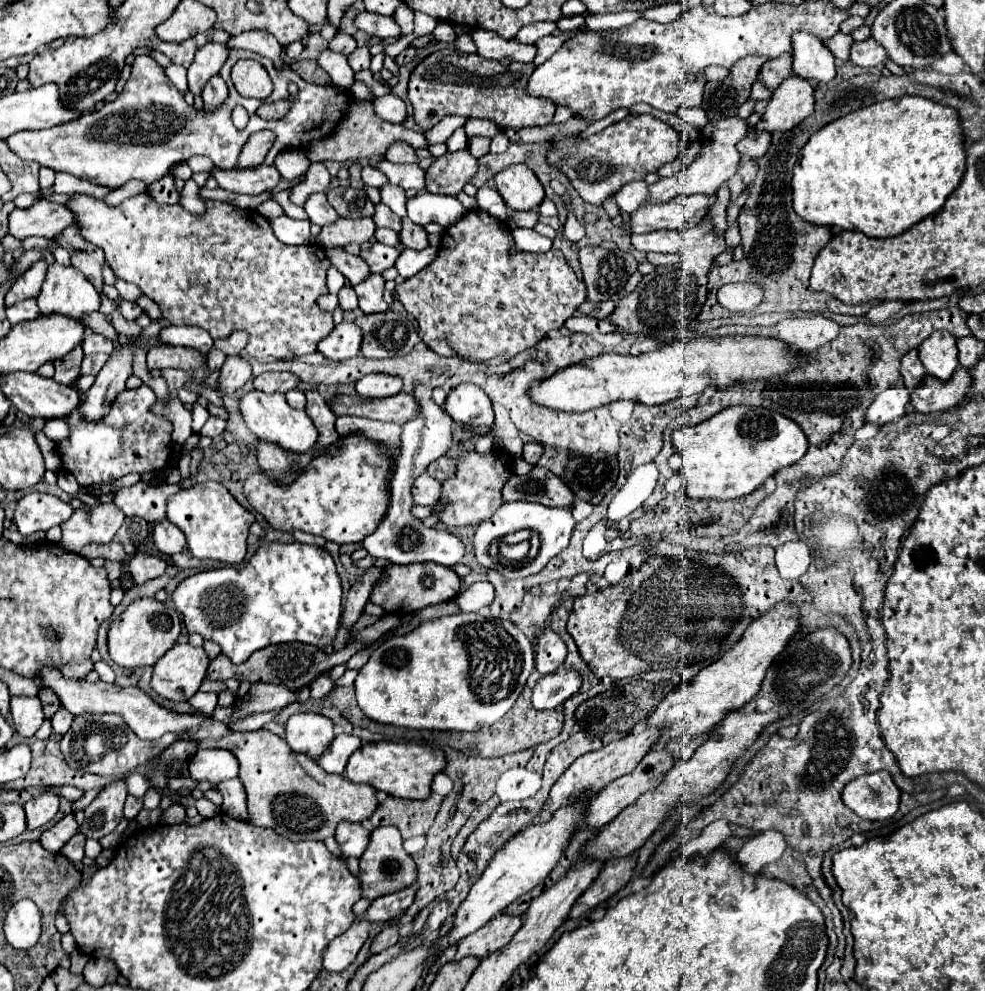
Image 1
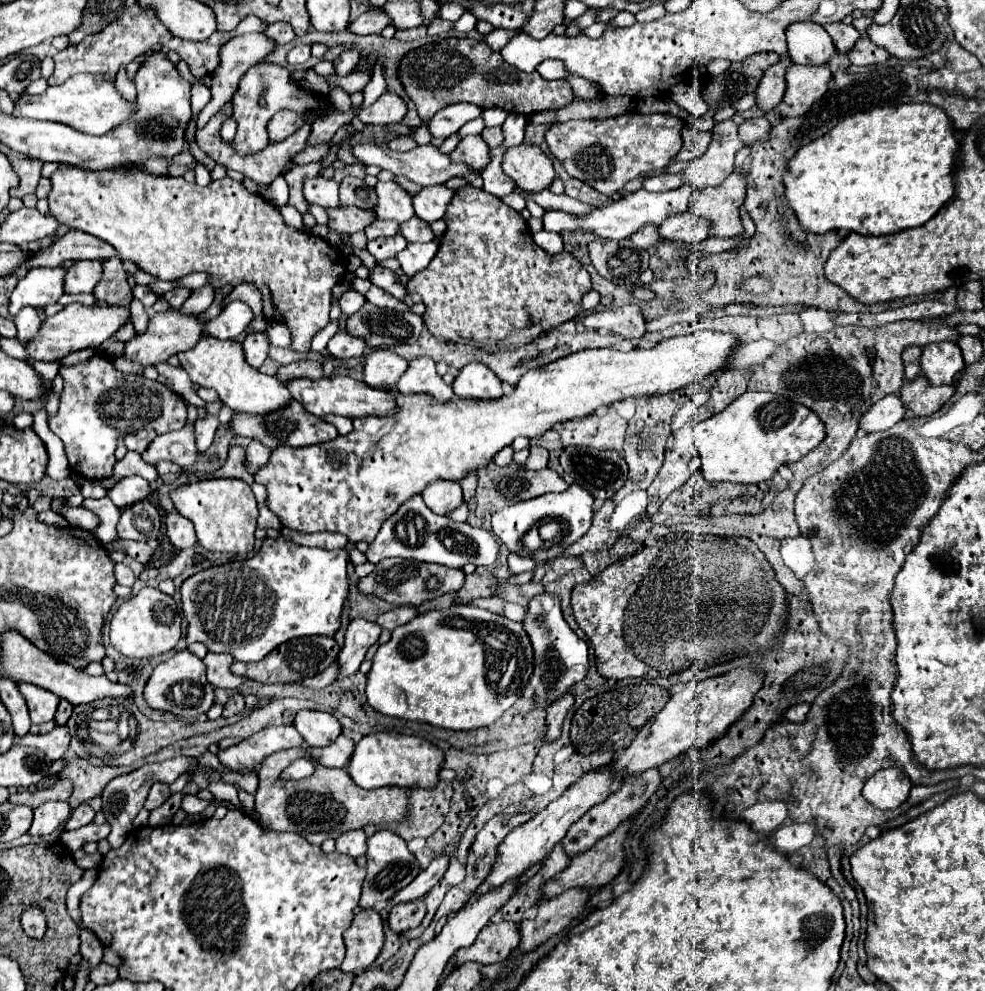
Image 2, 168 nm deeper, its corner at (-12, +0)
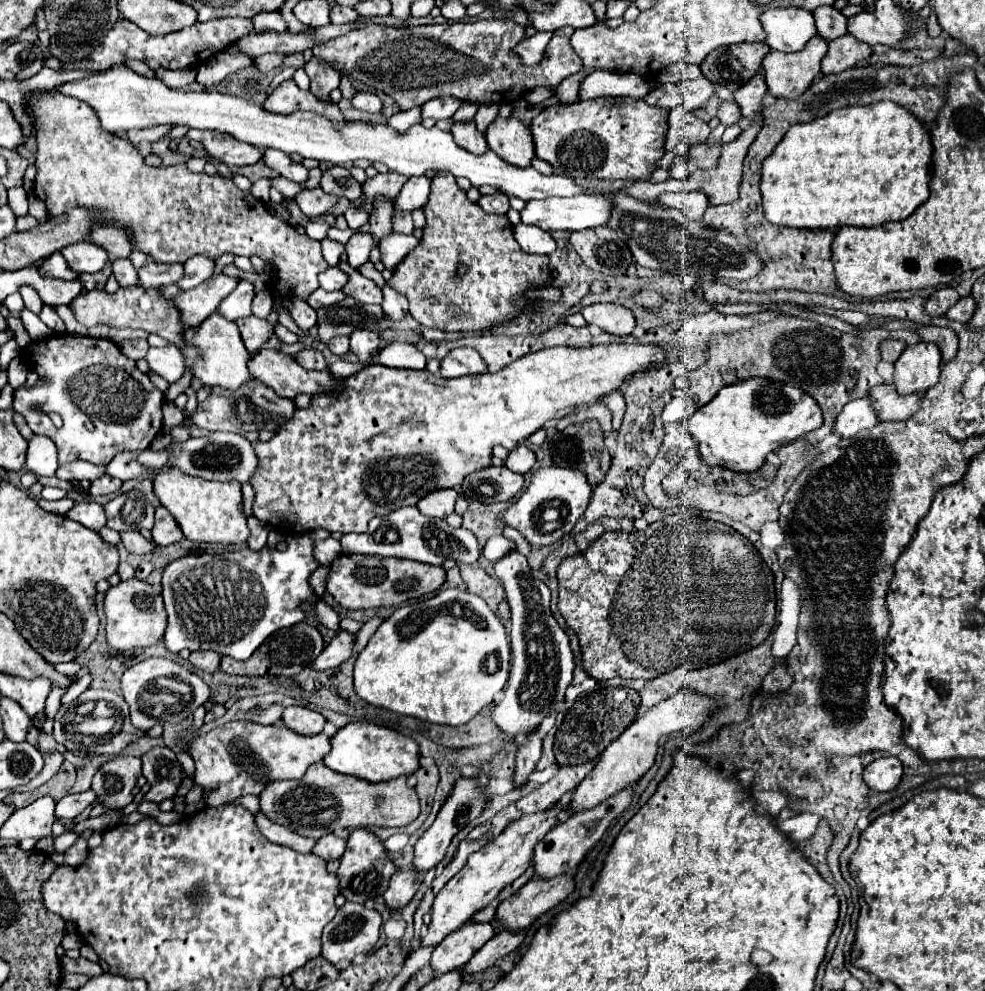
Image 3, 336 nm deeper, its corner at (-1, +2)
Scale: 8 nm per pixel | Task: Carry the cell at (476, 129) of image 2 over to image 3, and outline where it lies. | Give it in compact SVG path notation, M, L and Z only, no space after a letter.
M463 103L459 109L457 109L457 113L453 115L453 121L455 123L459 123L459 121L469 121L469 119L473 119L475 117L475 113L477 113L477 105L471 105L471 103Z

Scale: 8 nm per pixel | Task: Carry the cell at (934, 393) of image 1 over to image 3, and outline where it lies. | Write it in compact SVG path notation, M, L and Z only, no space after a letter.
M877 385L869 391L873 407L881 421L903 421L909 419L921 407L921 395L895 393L893 385Z

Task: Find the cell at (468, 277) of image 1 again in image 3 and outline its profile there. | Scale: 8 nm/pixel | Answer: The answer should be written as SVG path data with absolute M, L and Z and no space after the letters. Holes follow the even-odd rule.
M437 173L431 181L431 195L423 209L427 225L423 229L423 239L395 269L389 285L403 293L409 299L409 313L415 321L425 327L443 327L449 319L473 317L473 319L515 319L517 315L533 313L533 299L527 299L525 293L539 285L549 283L549 259L545 255L531 255L519 249L519 243L513 237L513 225L507 215L491 215L481 209L481 205L467 199L467 193L455 183L451 173ZM459 267L465 267L465 273L459 273Z

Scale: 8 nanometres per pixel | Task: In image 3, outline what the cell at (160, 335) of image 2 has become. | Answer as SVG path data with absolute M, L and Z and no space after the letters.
M221 273L209 277L207 281L203 281L203 285L189 291L181 291L177 297L173 297L171 303L175 305L175 309L179 309L183 329L195 329L209 315L213 315L221 299L225 299L237 287L237 283L239 281Z

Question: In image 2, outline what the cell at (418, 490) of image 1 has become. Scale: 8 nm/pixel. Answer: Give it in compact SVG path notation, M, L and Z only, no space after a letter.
M434 481L422 493L424 503L438 515L446 515L454 511L462 503L462 489L458 483L450 481Z

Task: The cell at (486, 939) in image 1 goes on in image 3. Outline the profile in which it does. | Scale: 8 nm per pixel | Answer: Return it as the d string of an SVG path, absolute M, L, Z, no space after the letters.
M465 923L461 929L447 935L431 955L431 967L437 973L461 969L495 935L491 923Z

